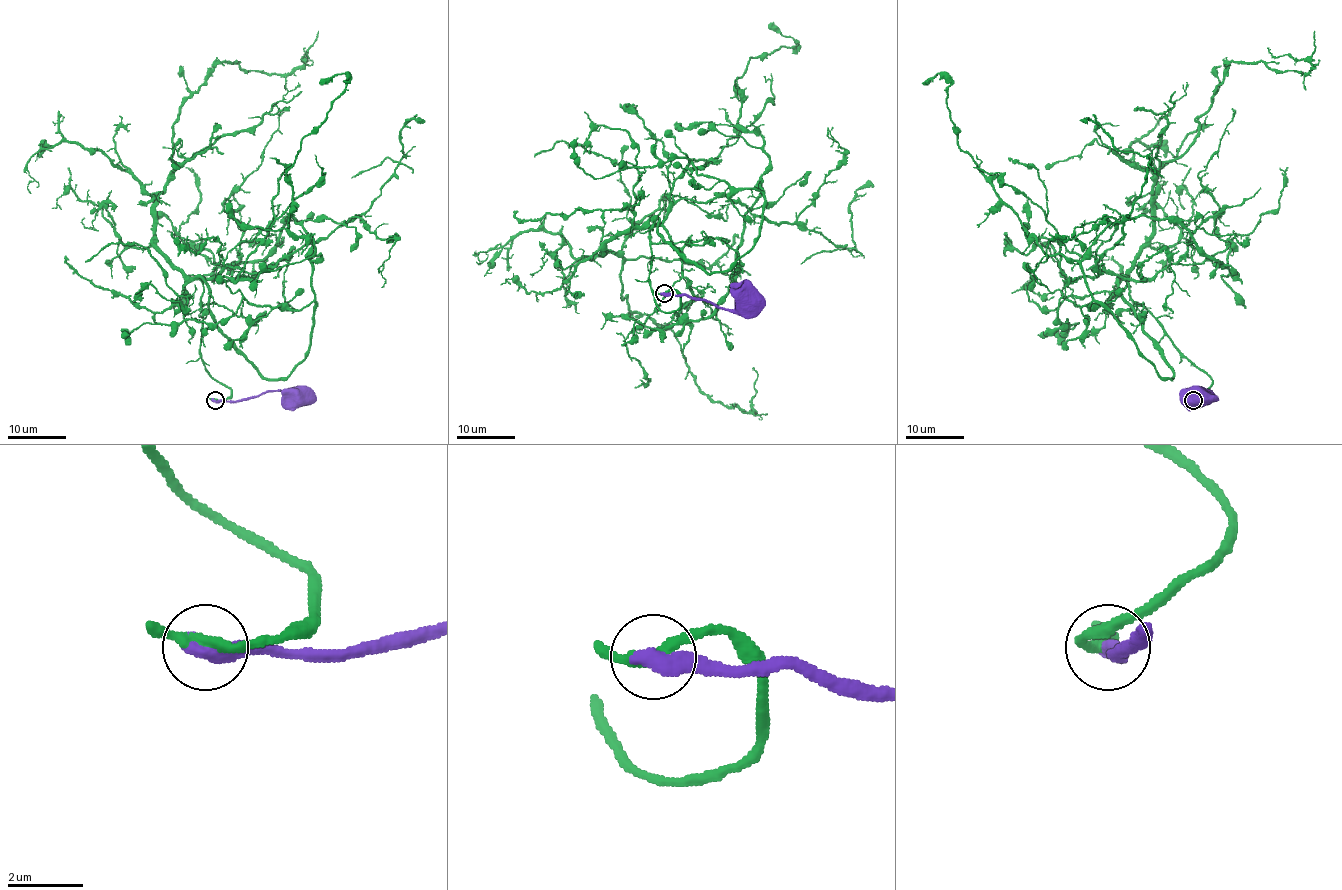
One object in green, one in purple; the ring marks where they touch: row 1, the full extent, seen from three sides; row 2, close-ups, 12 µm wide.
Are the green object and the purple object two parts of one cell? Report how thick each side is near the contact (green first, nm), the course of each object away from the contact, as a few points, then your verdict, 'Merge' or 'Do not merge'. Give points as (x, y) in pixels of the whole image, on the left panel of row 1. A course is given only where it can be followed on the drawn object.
Thickness 280 nm (green) against 500 nm. Course of green: (215, 400), (200, 277), (266, 378), (309, 349), (321, 255), (286, 171), (347, 77), (319, 84). Course of purple: (215, 400), (241, 401), (267, 391), (286, 391), (296, 395). Merge

